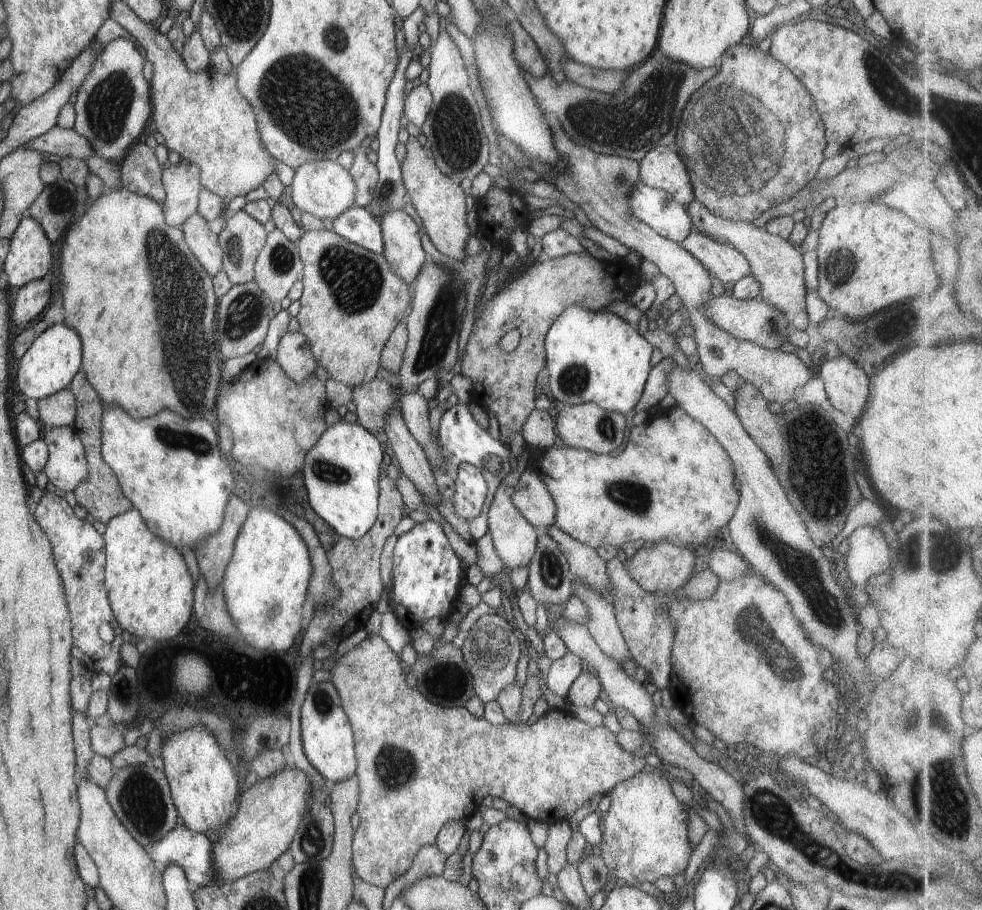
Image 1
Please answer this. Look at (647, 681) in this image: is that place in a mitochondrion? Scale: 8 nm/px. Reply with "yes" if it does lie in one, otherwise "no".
no

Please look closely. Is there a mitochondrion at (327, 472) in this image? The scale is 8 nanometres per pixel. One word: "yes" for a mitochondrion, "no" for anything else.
yes

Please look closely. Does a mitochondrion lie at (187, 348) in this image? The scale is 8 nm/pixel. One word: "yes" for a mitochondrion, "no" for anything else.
yes

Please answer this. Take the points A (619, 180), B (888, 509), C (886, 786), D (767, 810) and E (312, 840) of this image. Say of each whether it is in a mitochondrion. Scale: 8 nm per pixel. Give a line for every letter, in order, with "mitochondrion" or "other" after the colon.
A: mitochondrion
B: other
C: other
D: mitochondrion
E: mitochondrion

